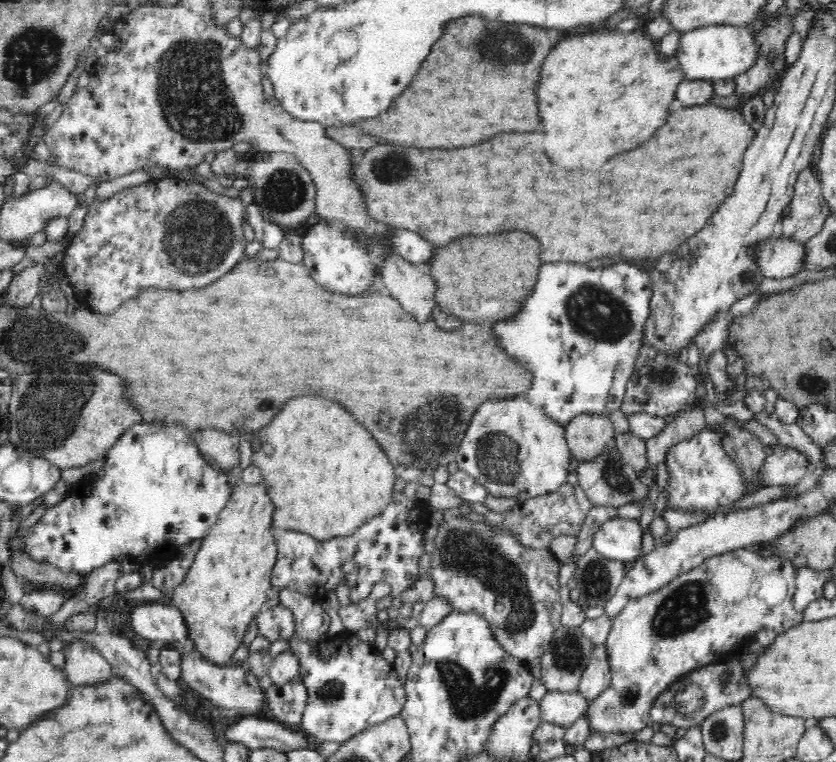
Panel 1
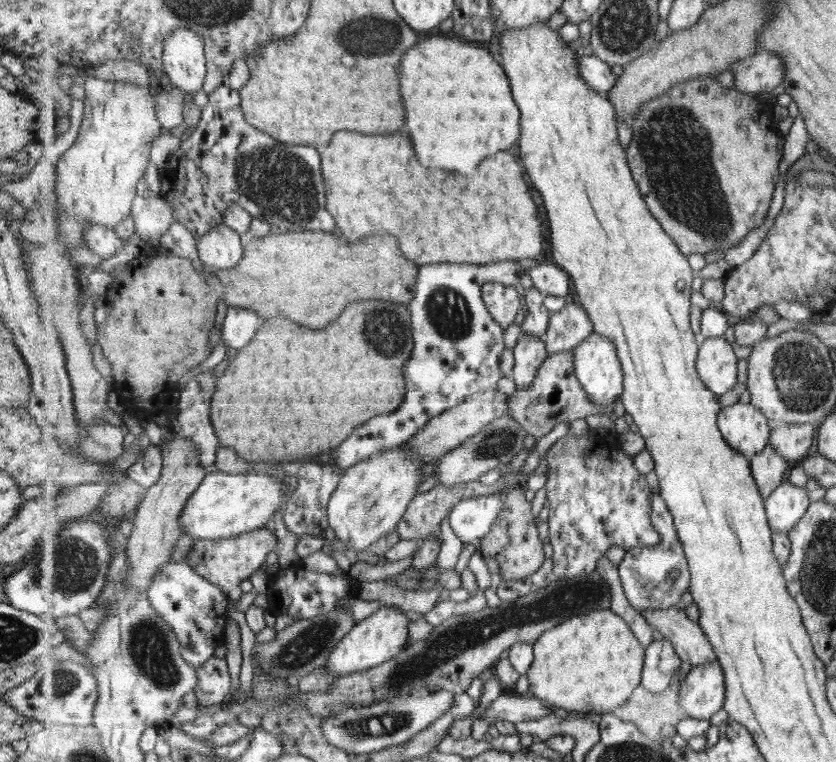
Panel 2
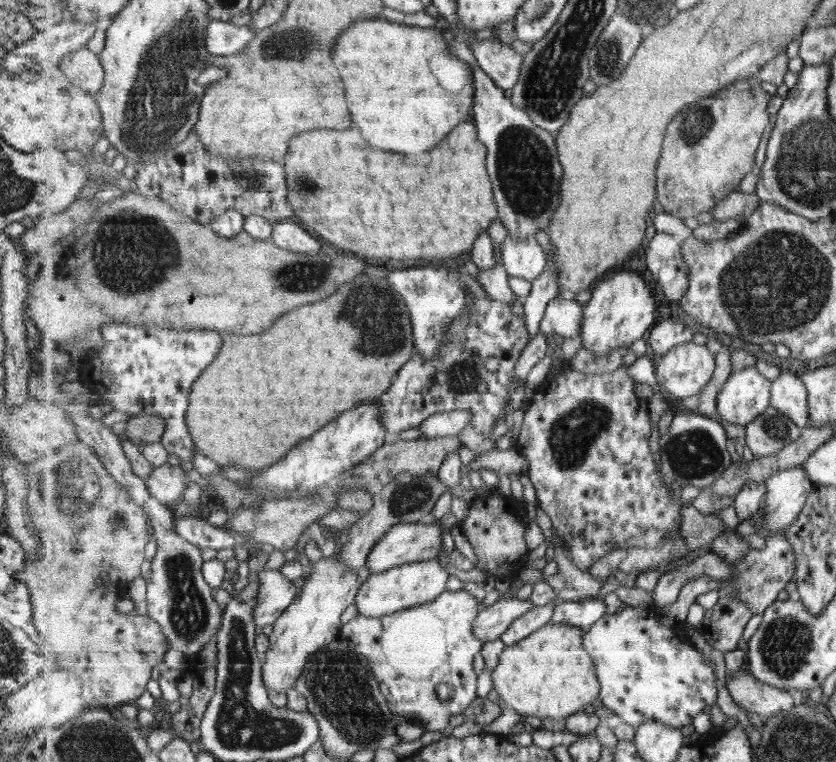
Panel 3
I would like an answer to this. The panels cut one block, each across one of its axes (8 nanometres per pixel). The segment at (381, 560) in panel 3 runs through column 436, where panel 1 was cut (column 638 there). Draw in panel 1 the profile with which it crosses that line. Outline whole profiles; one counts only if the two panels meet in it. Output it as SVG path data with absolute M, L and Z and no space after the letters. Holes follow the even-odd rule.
M608 519L592 540L594 548L610 560L634 562L642 556L642 528L638 519Z

